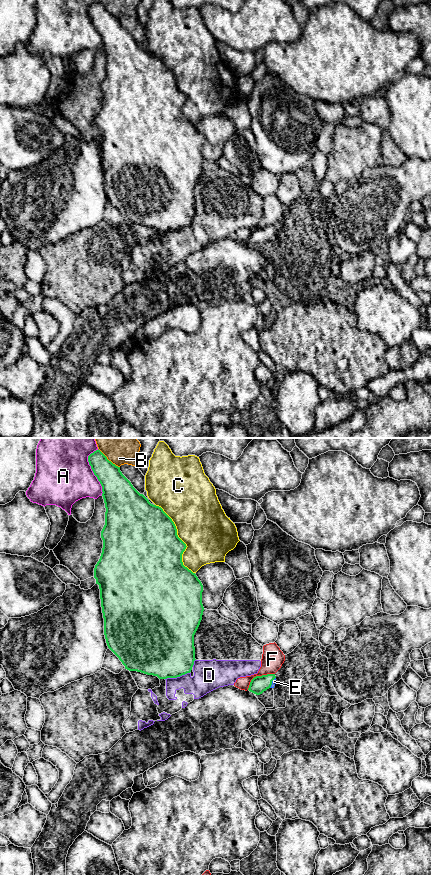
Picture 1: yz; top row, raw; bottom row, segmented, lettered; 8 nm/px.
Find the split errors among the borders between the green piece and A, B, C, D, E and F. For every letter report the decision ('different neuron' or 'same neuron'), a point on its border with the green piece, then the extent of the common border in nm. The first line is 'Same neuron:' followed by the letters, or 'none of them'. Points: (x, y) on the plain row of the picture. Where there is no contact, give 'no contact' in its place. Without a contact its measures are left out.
Same neuron: E
A: different neuron; meets green in yz at (92, 22); contact 380 nm long
B: different neuron; meets green in yz at (107, 11); contact 240 nm long
C: different neuron; meets green in yz at (180, 91); contact 650 nm long
D: different neuron; meets green in yz at (177, 228); contact 200 nm long
E: same neuron; meets green in yz at (271, 234); contact 100 nm long
F: different neuron; meets green in yz at (258, 228); contact 260 nm long

